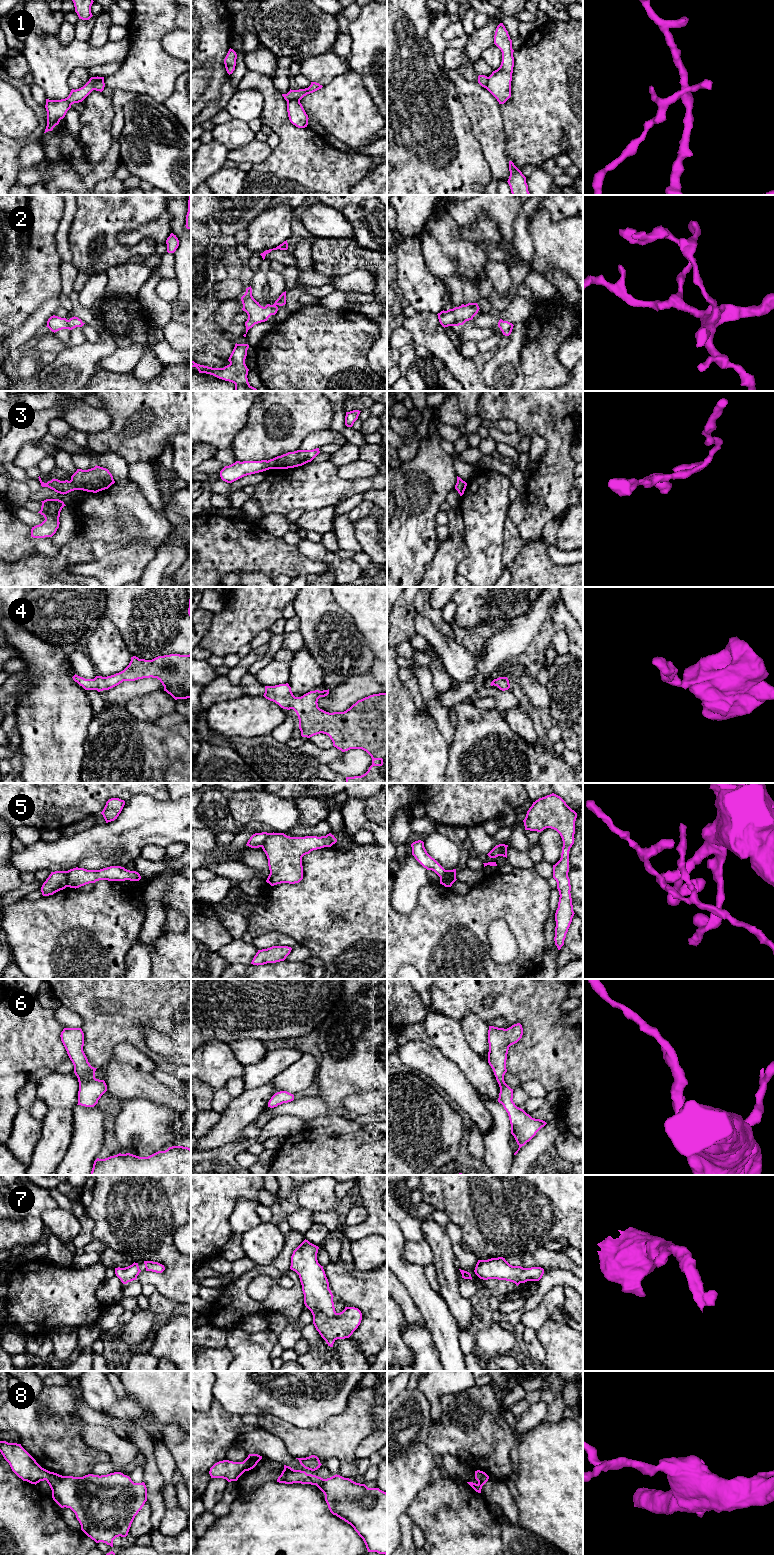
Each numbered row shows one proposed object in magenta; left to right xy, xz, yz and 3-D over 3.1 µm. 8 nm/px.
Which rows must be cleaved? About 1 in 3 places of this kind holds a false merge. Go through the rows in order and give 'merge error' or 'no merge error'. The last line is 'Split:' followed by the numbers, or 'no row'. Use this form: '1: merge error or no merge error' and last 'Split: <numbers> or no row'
1: merge error
2: no merge error
3: no merge error
4: no merge error
5: merge error
6: no merge error
7: no merge error
8: no merge error
Split: 1, 5

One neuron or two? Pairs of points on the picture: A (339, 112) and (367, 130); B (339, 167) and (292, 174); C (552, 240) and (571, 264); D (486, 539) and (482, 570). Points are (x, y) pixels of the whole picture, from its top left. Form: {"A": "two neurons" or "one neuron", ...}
{"A": "one neuron", "B": "one neuron", "C": "one neuron", "D": "one neuron"}

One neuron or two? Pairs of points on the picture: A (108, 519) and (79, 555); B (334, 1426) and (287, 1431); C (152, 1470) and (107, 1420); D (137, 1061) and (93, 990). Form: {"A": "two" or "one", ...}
{"A": "two", "B": "one", "C": "one", "D": "two"}

